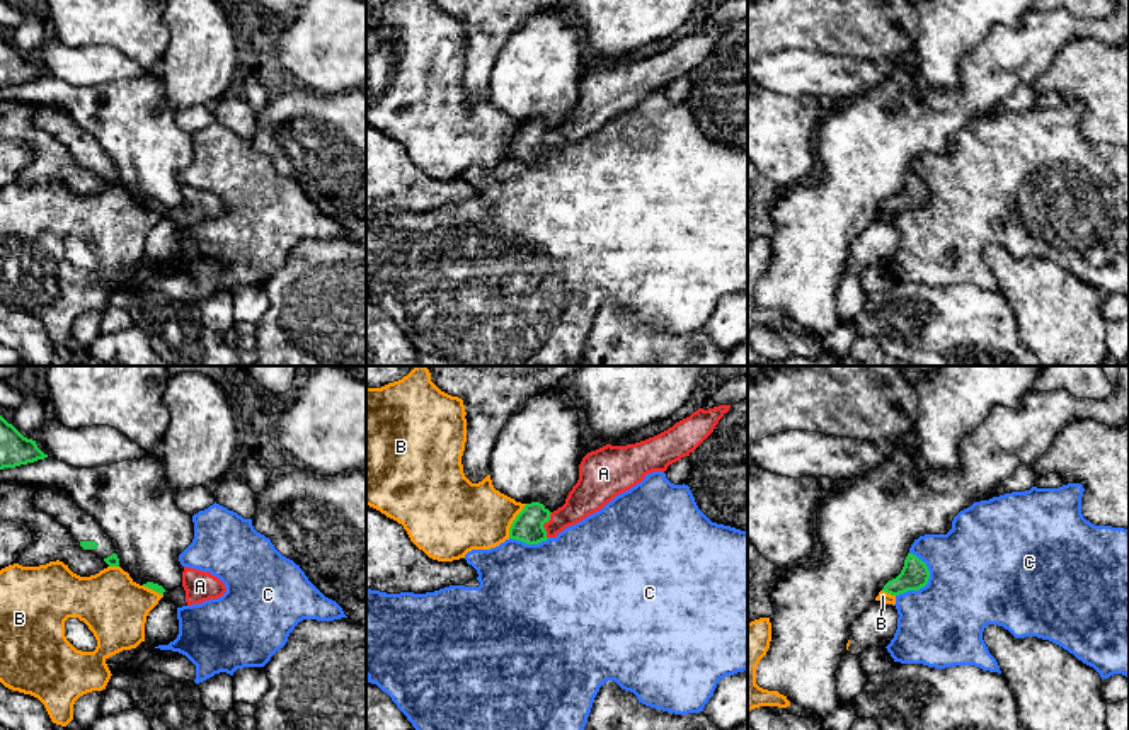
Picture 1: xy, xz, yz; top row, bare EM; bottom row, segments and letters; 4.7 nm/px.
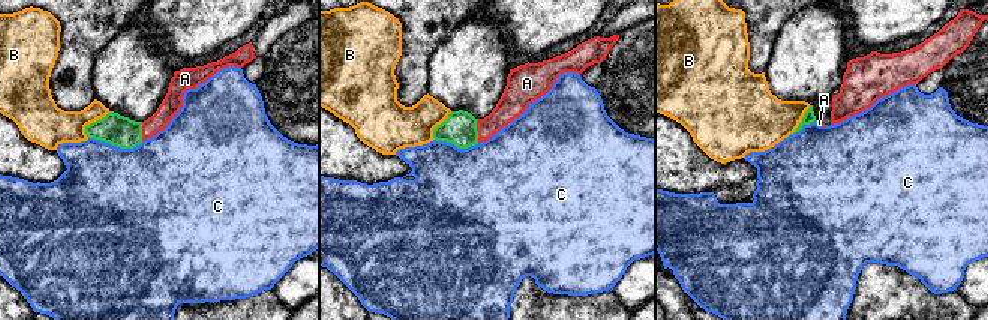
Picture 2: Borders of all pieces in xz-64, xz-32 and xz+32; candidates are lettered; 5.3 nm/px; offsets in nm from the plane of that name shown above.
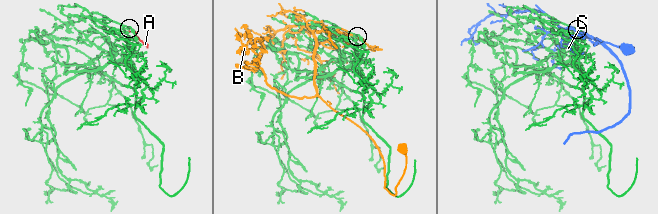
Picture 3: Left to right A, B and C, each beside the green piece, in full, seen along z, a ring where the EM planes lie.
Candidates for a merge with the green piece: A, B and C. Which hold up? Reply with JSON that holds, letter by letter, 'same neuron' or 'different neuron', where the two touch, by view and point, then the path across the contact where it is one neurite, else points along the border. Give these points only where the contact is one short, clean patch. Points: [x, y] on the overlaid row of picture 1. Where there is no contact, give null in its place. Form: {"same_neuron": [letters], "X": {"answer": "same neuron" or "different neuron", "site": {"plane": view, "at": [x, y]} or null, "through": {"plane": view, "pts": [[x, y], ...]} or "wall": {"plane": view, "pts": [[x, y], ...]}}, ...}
{"same_neuron": ["A"], "A": {"answer": "same neuron", "site": {"plane": "xz", "at": [542, 526]}, "through": {"plane": "xz", "pts": [[528, 526], [542, 526], [569, 514], [586, 497]]}}, "B": {"answer": "different neuron", "site": {"plane": "xz", "at": [513, 521]}}, "C": {"answer": "different neuron", "site": {"plane": "yz", "at": [927, 582]}}}

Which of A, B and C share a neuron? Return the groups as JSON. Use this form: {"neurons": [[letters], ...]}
{"neurons": [["A"], ["B"], ["C"]]}

